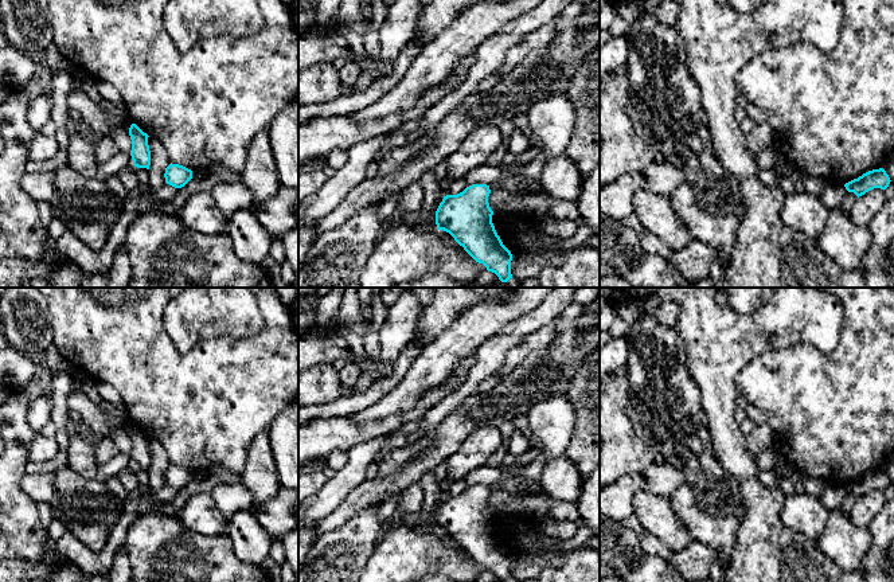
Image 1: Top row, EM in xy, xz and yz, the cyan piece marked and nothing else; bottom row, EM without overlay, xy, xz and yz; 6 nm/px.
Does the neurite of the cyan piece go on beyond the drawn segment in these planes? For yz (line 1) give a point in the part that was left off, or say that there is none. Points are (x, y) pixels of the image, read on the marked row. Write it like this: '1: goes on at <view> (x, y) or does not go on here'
1: does not go on here

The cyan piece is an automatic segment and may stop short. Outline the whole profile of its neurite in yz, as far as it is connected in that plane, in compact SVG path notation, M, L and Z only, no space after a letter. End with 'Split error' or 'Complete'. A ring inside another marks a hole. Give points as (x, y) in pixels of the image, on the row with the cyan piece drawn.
M879 168L868 171L858 179L846 183L844 187L848 192L854 192L859 198L874 188L886 190L890 181L891 180L886 171Z. Complete

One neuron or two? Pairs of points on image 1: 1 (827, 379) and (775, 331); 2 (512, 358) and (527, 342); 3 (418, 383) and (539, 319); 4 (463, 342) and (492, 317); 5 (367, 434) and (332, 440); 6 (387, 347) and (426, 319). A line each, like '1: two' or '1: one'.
1: two
2: one
3: two
4: one
5: one
6: two

